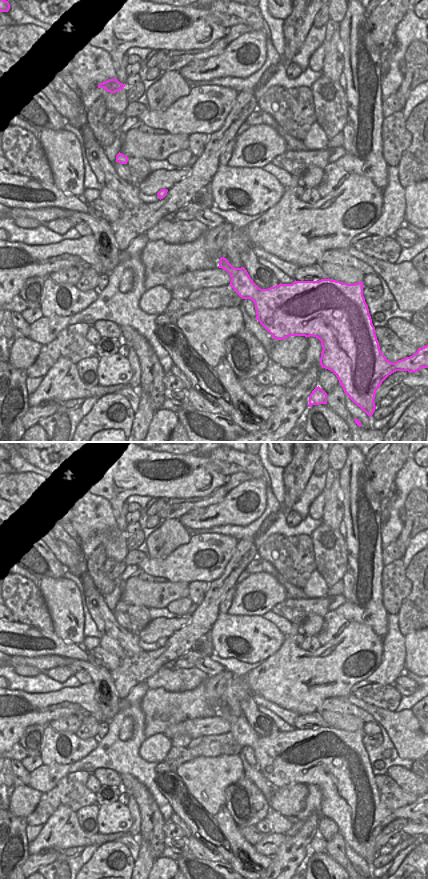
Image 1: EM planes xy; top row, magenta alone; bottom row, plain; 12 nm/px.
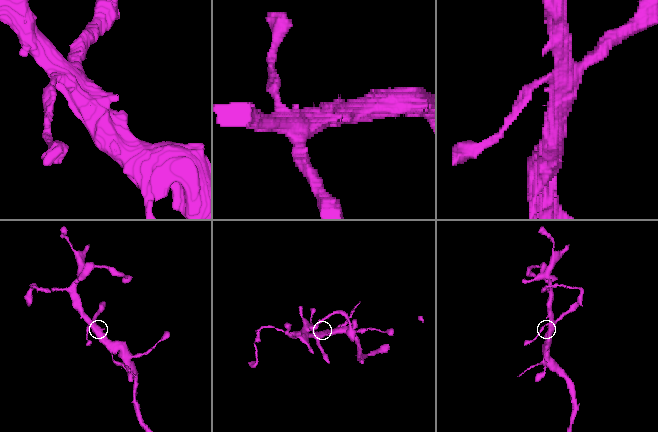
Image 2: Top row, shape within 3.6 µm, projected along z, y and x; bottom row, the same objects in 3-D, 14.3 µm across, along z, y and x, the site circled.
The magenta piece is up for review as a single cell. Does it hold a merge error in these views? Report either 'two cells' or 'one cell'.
one cell

